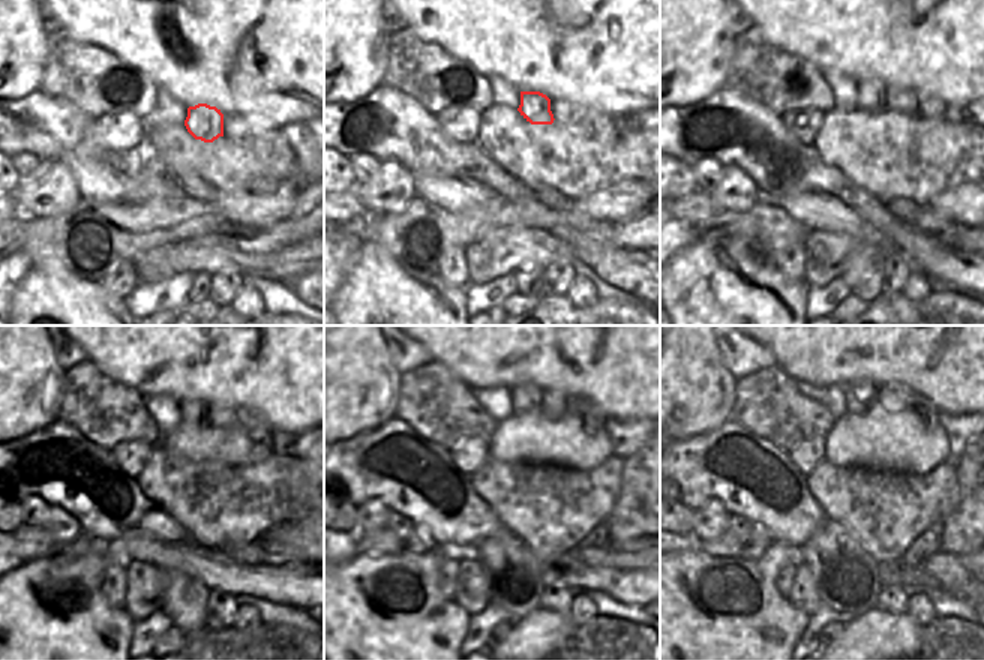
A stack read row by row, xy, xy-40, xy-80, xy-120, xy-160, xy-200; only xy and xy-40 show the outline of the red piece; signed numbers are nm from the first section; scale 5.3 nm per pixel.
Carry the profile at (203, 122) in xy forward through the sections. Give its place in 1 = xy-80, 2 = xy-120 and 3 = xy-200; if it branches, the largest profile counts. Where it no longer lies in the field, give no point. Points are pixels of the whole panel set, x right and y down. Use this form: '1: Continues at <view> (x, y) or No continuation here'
1: Continues at xy-80 (870, 95)
2: Continues at xy-120 (194, 411)
3: Continues at xy-200 (860, 395).

